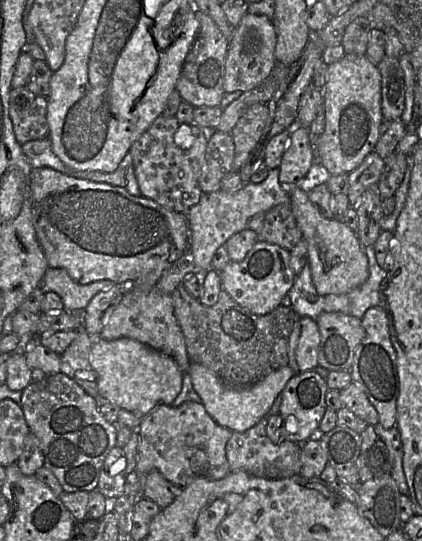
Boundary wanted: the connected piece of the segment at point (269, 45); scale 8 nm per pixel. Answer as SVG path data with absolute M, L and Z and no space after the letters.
M245 14L229 39L223 88L226 93L245 92L263 81L276 65L277 34L273 21L265 15Z

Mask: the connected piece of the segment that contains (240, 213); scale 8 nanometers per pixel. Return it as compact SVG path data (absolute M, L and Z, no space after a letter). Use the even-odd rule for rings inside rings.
M278 168L269 169L264 181L255 184L249 182L232 192L222 190L201 194L200 200L186 213L189 226L189 253L196 267L195 275L204 276L213 270L212 258L220 246L235 233L250 229L257 233L260 231L266 213L276 205L290 205L288 188L279 181Z

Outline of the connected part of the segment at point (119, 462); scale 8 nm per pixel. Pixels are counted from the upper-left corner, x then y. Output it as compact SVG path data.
M113 447L101 468L97 489L109 500L119 497L128 480L127 459L121 447Z

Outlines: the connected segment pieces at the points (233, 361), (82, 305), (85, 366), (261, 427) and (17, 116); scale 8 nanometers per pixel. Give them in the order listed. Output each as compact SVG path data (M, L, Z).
M182 283L171 297L190 361L206 367L225 384L246 388L288 365L289 336L301 318L291 306L279 305L268 314L255 315L239 306L222 289L216 304L206 307L192 297Z
M48 268L43 276L40 288L43 292L55 292L63 302L64 310L71 313L83 313L90 300L99 292L109 290L115 285L109 280L90 284L76 283L61 268Z
M83 328L77 331L77 336L61 356L61 373L73 379L88 395L97 401L97 407L101 403L101 397L96 382L96 374L90 364L90 351L94 338L90 337Z
M261 419L245 432L232 432L226 444L226 456L231 471L245 471L265 479L283 479L299 474L301 468L301 444L290 440L273 443L266 433L267 420Z
M26 86L11 89L9 115L19 144L49 138L47 107L48 97L35 95Z

